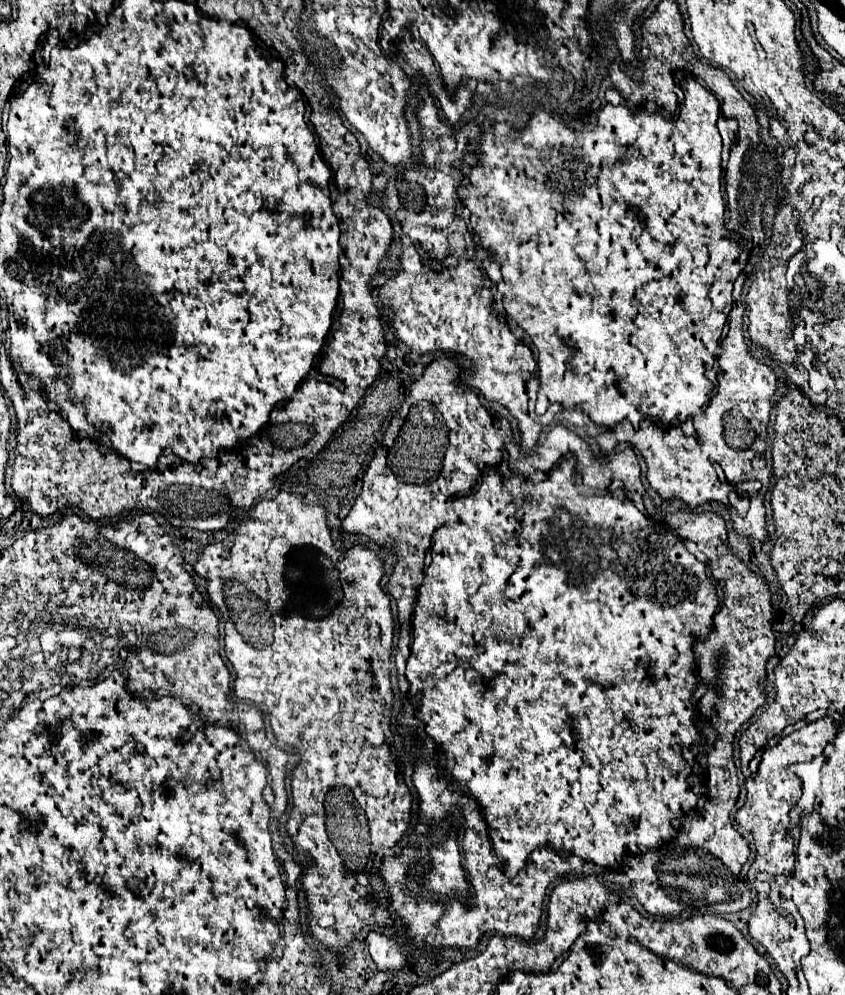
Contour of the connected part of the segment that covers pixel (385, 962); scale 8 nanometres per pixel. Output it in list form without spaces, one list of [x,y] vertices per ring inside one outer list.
[[[369,933],[367,935],[367,945],[373,961],[381,971],[387,969],[401,969],[403,965],[409,963],[407,955],[403,953],[403,945],[393,941],[385,933]]]

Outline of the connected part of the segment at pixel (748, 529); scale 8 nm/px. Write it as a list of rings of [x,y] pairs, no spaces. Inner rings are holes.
[[[751,497],[751,507],[749,511],[741,517],[733,507],[731,507],[731,519],[733,519],[733,531],[741,537],[747,537],[751,541],[767,541],[767,529],[765,529],[765,507],[763,507],[763,497]]]

